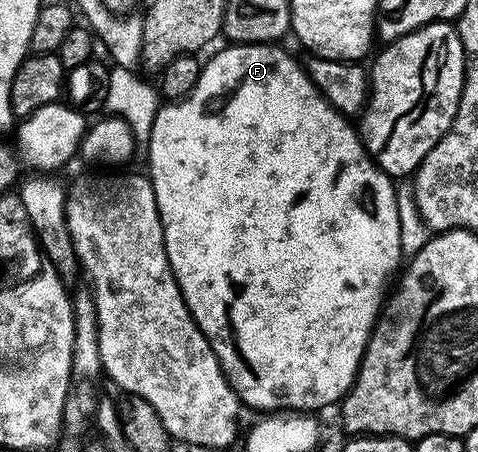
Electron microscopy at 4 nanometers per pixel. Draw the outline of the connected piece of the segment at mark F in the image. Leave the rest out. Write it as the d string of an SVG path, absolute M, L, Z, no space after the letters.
M277 43L230 44L225 47L203 63L200 78L189 96L159 107L152 126L148 175L162 219L168 262L196 326L212 346L239 401L245 407L247 404L250 408L259 408L262 414L283 410L314 414L319 411L317 408L337 405L354 385L370 331L384 307L386 283L403 263L396 184L366 153L357 127L322 97L320 90L310 81L301 59L289 56Z

